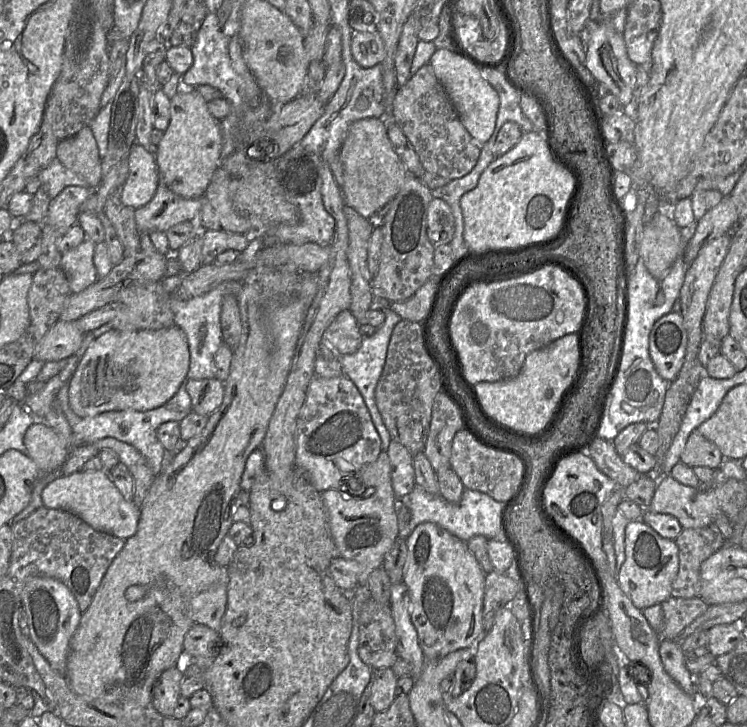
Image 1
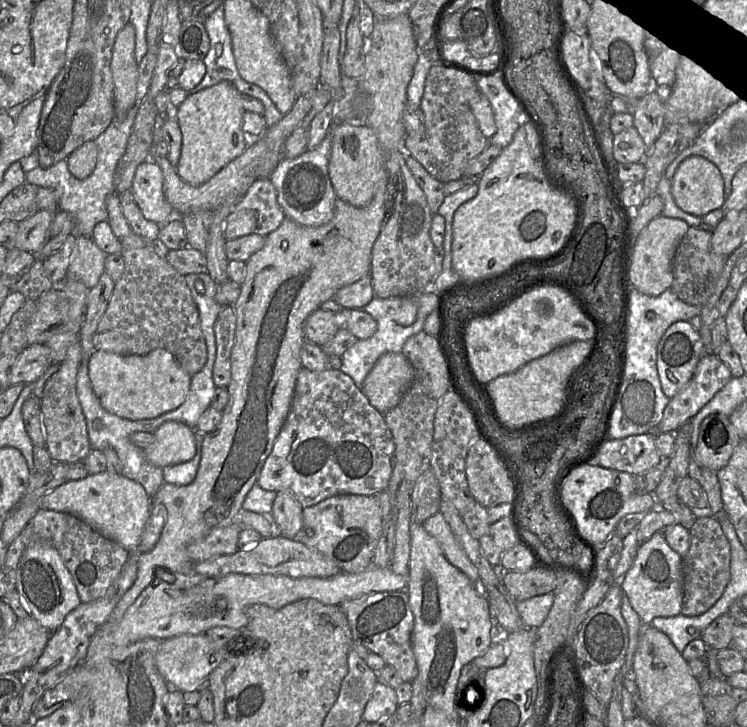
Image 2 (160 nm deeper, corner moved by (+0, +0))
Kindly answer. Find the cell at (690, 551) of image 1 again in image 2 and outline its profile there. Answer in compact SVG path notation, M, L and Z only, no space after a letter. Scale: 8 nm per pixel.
M707 512L700 515L688 529L690 547L683 556L684 597L681 613L697 616L709 610L722 596L731 579L731 545L719 520Z

